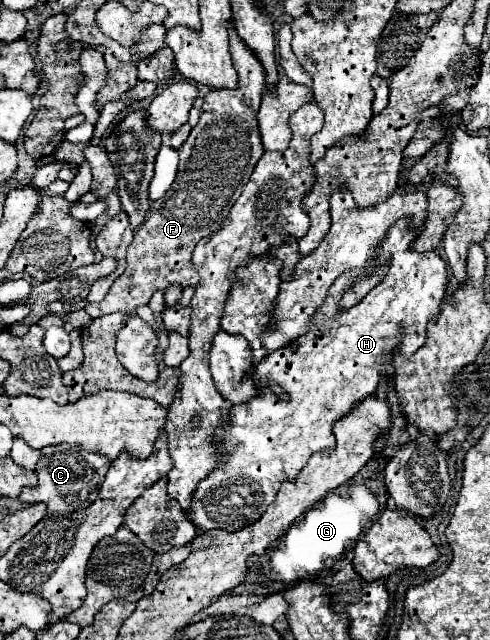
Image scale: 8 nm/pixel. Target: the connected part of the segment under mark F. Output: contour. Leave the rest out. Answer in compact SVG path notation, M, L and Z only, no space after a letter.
M229 22L229 46L231 46L231 56L233 56L233 66L237 68L237 76L239 76L237 88L235 90L213 88L211 92L207 92L207 96L203 98L205 102L201 106L199 124L191 130L189 138L179 148L177 178L175 178L171 190L167 190L167 194L157 200L149 218L135 230L135 238L127 248L125 272L113 282L111 290L107 292L107 296L101 302L89 302L85 306L85 312L91 318L99 318L99 316L113 314L113 312L123 312L129 316L129 320L125 320L121 330L117 332L117 358L133 376L143 378L145 382L153 382L157 378L157 362L155 362L157 336L147 322L133 316L135 308L141 304L147 304L155 290L165 290L171 284L179 284L181 288L197 284L199 276L191 264L191 254L193 254L195 244L201 238L205 238L207 234L213 234L215 230L219 230L223 226L231 206L235 204L235 198L239 198L239 194L243 192L243 186L247 184L247 178L251 176L251 170L255 168L255 162L263 156L263 146L259 142L259 128L255 122L255 114L259 110L259 102L261 102L261 96L265 90L265 68L261 66L255 52L249 50L247 44L241 40L233 22Z

